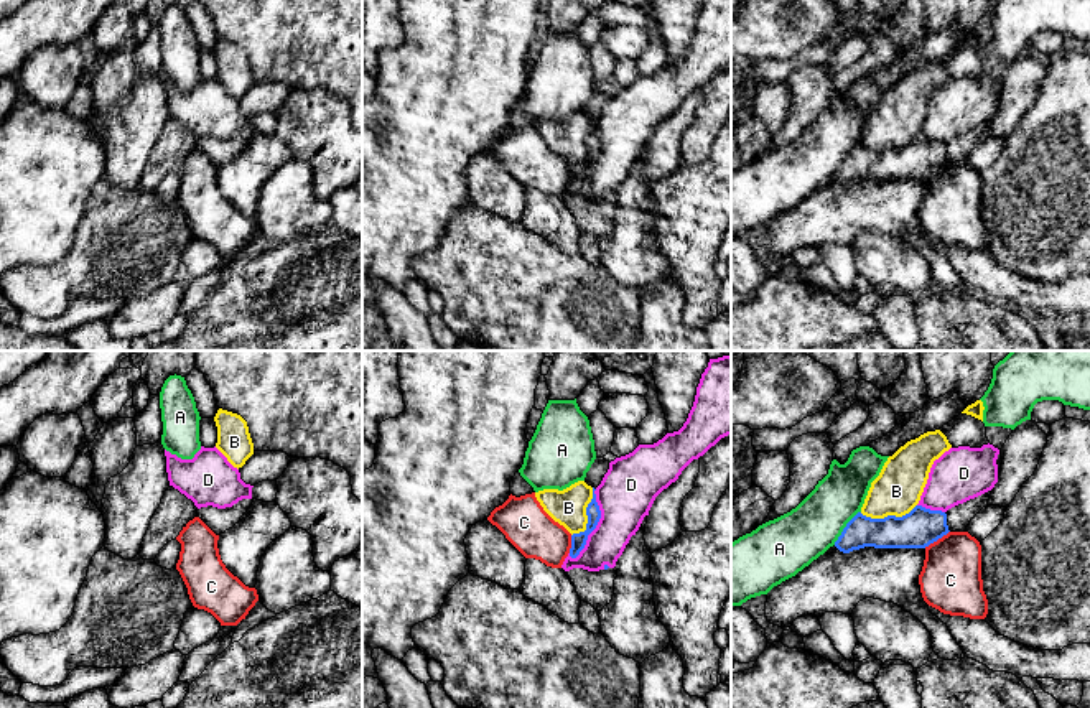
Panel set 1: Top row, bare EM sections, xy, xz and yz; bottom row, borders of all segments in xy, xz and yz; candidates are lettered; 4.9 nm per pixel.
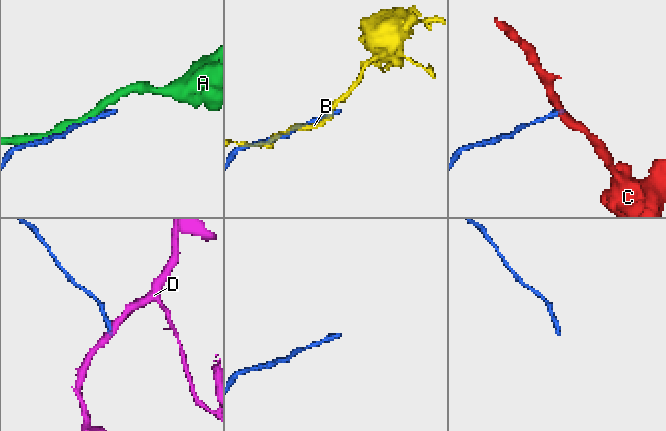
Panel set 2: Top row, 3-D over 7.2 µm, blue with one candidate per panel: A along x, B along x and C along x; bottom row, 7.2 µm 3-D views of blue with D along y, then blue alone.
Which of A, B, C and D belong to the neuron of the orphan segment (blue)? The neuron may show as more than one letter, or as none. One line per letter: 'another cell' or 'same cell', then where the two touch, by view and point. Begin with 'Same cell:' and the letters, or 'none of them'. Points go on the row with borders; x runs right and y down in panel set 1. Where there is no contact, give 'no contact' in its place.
Same cell: none of them
A: another cell | yz (845, 527)
B: another cell | xz (586, 514)
C: another cell | yz (936, 540)
D: another cell | xz (596, 524)

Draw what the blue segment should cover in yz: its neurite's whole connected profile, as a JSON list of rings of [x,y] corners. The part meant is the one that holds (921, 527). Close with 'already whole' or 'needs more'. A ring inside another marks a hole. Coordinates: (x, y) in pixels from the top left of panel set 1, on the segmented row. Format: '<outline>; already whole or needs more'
[[[991,491],[947,512],[915,505],[902,517],[871,519],[858,512],[843,529],[835,547],[850,553],[864,547],[925,548],[948,532],[965,532],[970,520],[988,505]]]; needs more

